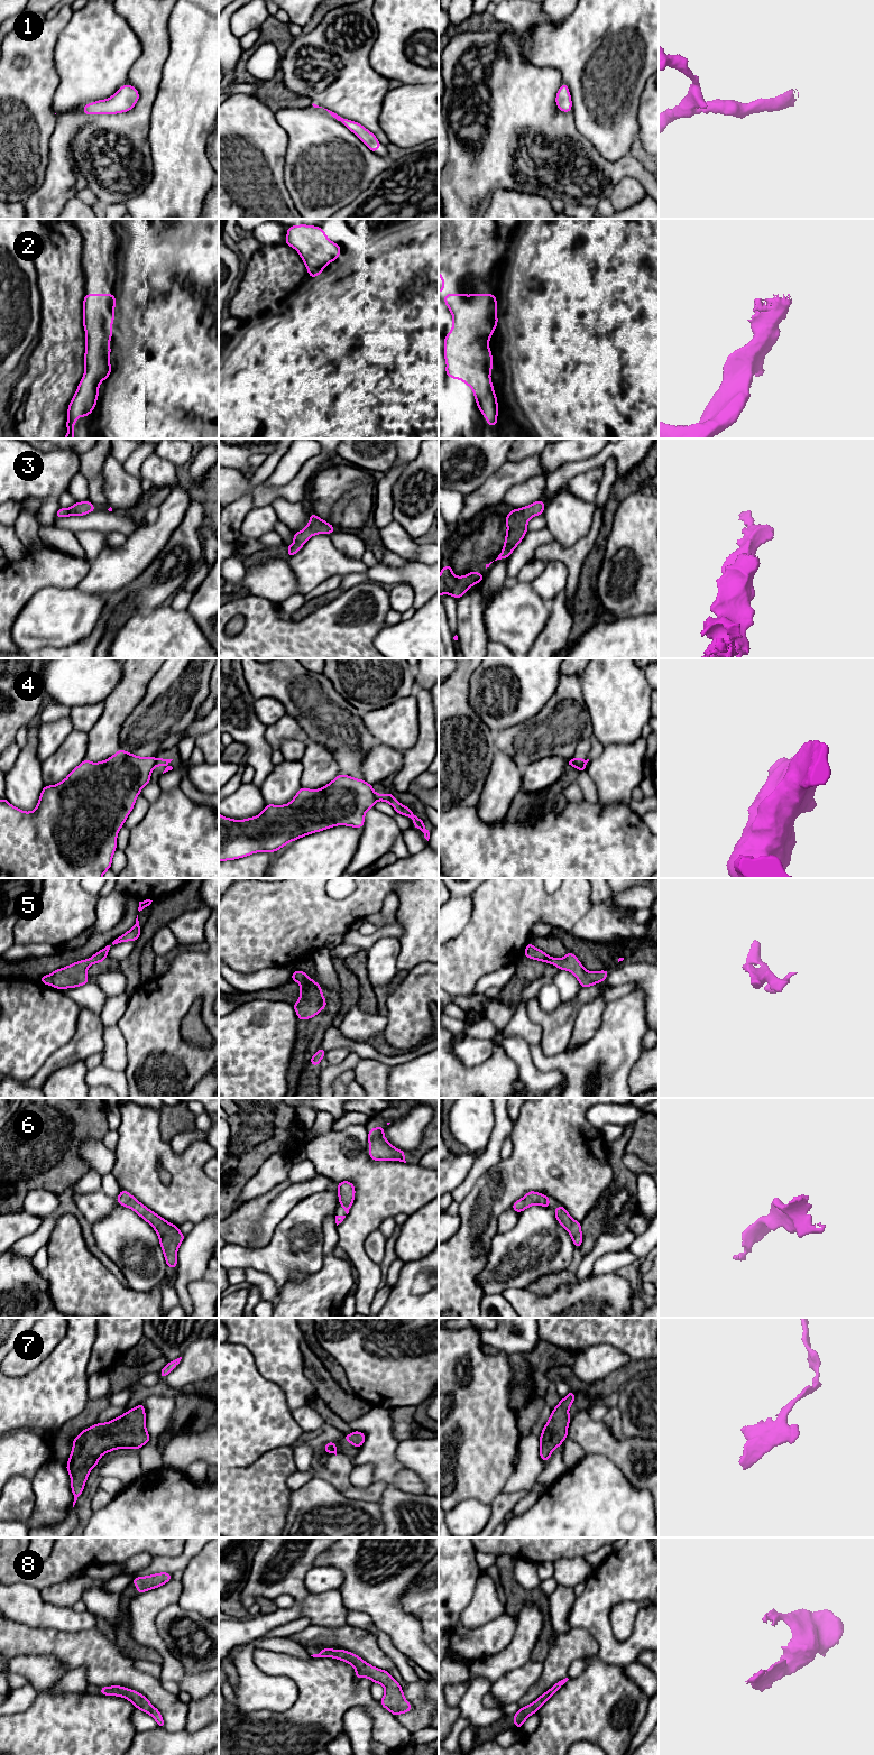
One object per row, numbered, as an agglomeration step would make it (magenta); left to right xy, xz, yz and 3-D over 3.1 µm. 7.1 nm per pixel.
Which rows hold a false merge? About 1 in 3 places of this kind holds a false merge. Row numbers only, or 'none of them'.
4

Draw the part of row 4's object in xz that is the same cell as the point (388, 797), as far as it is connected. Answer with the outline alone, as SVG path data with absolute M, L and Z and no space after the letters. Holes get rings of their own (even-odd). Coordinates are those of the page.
M375 793L375 797L376 797L377 801L384 801L384 802L387 802L388 804L390 804L398 814L412 818L413 822L414 822L413 828L422 830L424 838L429 841L430 832L429 832L429 830L424 829L426 824L418 816L416 816L411 811L410 807L407 807L407 806L401 804L399 802L397 802L395 800L394 794L392 794L392 793L387 793L387 794Z

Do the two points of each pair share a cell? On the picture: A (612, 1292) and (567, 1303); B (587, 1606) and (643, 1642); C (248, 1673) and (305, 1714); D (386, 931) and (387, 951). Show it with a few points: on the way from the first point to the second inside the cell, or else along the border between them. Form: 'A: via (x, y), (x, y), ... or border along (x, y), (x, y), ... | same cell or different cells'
A: via (600, 1300), (581, 1300), (578, 1302) | same cell
B: via (597, 1623), (616, 1645), (626, 1645) | same cell
C: border along (292, 1679), (296, 1701), (284, 1711), (267, 1711) | different cells
D: border along (397, 938), (382, 936), (367, 950) | different cells

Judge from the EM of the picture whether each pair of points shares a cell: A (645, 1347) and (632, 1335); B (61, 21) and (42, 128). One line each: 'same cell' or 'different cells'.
A: same cell
B: same cell

